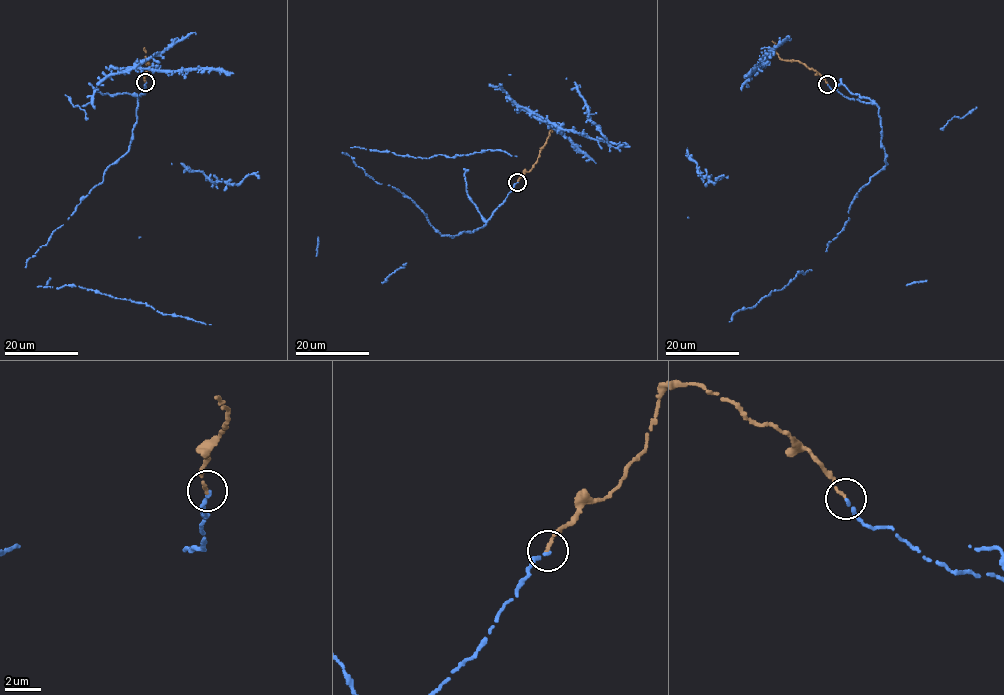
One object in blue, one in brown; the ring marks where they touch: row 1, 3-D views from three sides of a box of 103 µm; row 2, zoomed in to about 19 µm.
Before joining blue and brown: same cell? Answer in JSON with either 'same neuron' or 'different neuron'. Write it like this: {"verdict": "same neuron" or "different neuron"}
{"verdict": "same neuron"}

